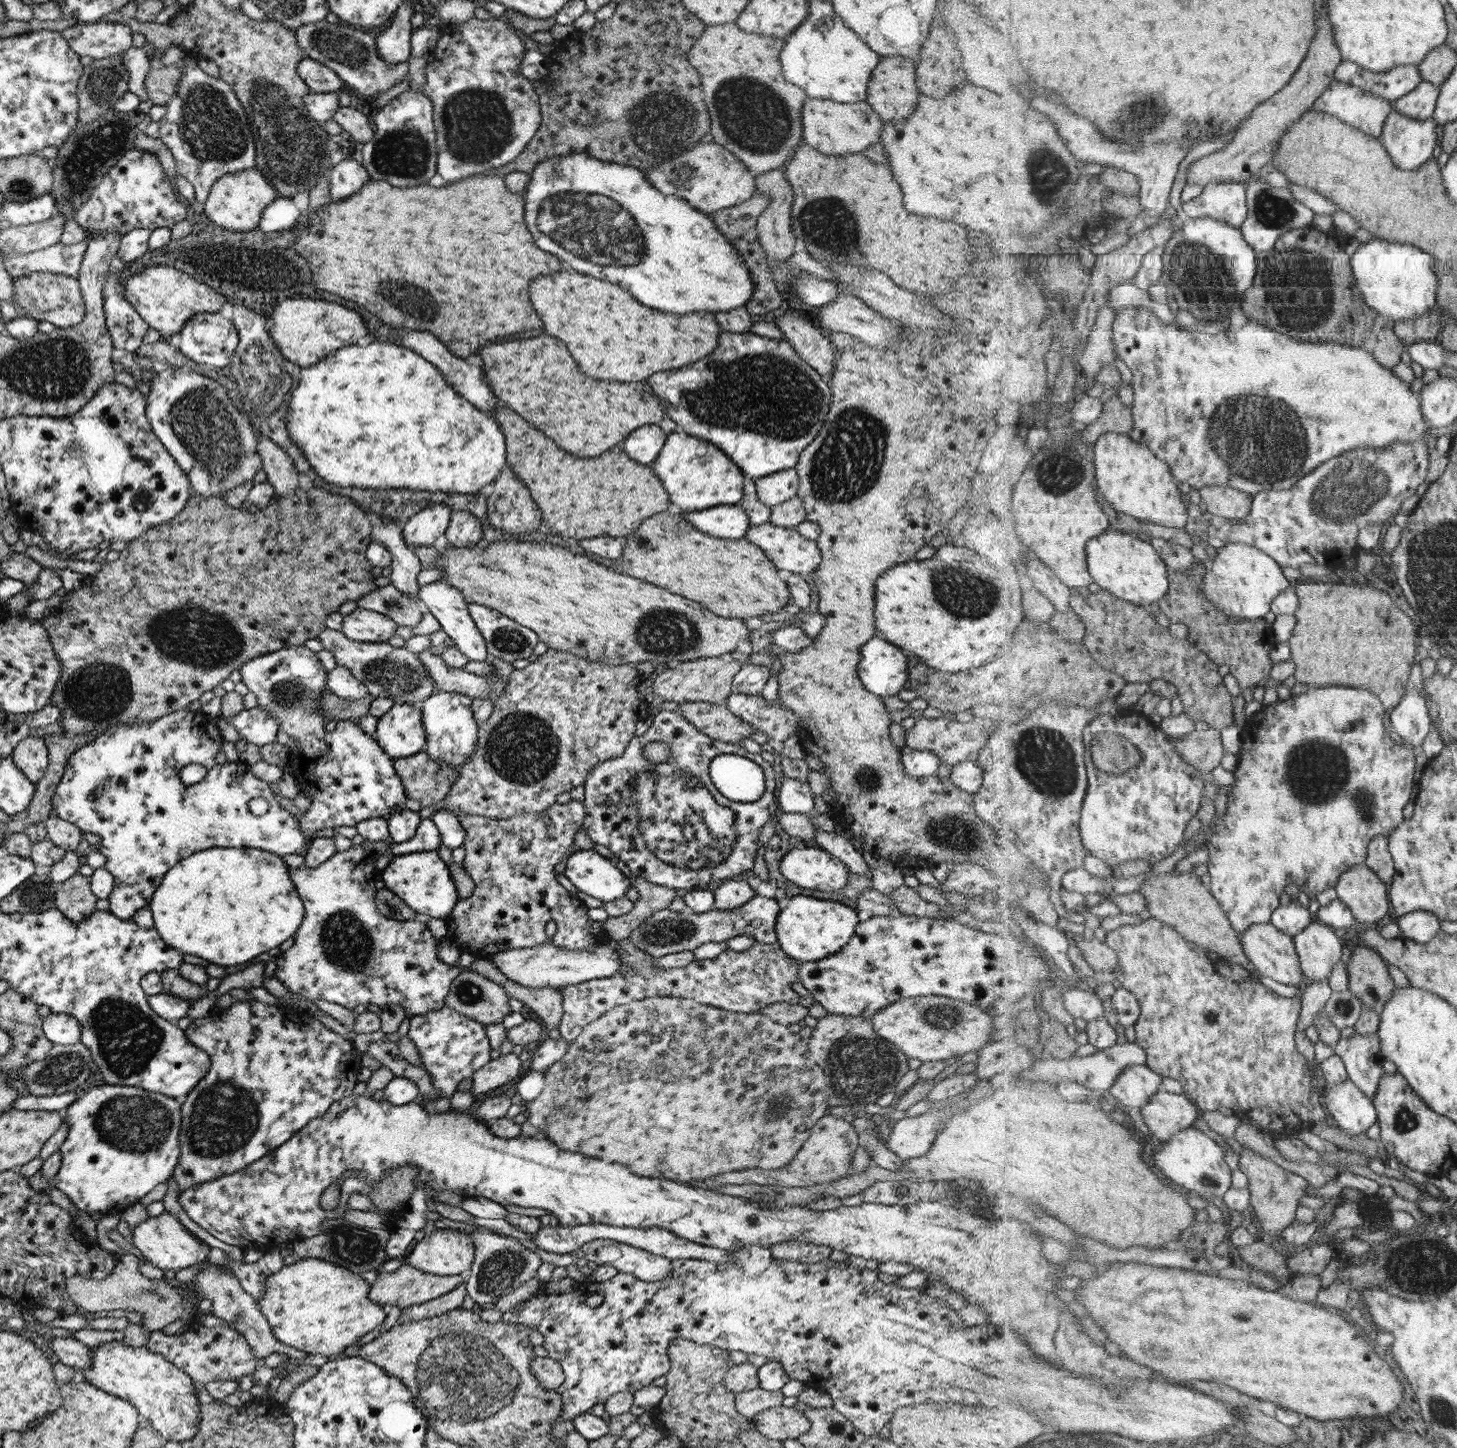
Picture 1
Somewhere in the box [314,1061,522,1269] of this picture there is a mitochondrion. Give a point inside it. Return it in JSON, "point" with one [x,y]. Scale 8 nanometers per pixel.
{"point":[353,1246]}

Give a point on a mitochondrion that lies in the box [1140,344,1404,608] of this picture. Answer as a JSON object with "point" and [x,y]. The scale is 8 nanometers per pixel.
{"point":[1250,431]}

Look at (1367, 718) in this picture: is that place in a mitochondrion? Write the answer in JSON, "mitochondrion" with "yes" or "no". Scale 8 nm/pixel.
{"mitochondrion":"no"}

